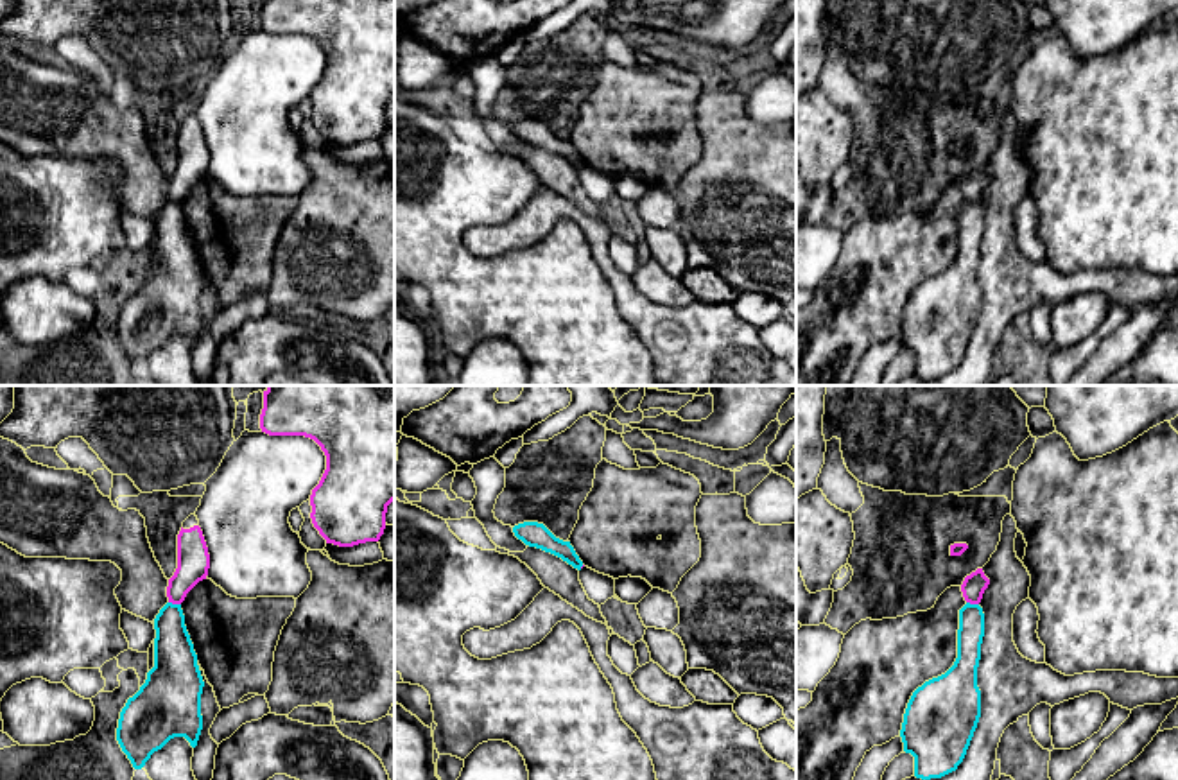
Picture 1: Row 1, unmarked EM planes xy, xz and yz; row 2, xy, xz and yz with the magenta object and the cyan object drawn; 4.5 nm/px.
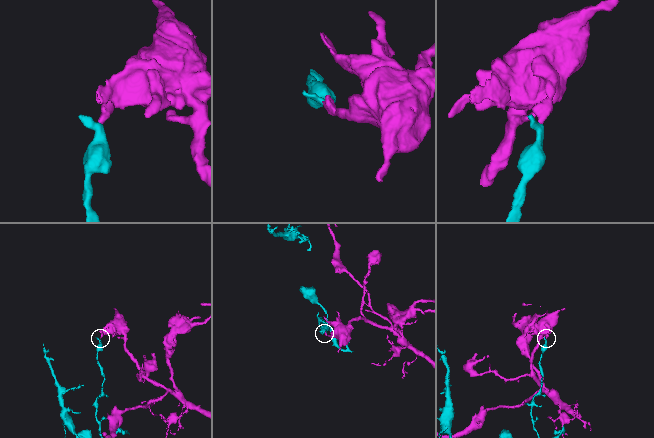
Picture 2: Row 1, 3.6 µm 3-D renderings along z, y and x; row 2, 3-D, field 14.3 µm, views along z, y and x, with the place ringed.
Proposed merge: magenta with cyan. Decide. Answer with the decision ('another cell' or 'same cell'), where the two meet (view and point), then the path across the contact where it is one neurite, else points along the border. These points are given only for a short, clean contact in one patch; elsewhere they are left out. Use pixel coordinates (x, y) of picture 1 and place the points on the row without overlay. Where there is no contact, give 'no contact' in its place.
another cell; meets magenta in xy at (174, 201); border along xy (169, 199), (180, 203)

